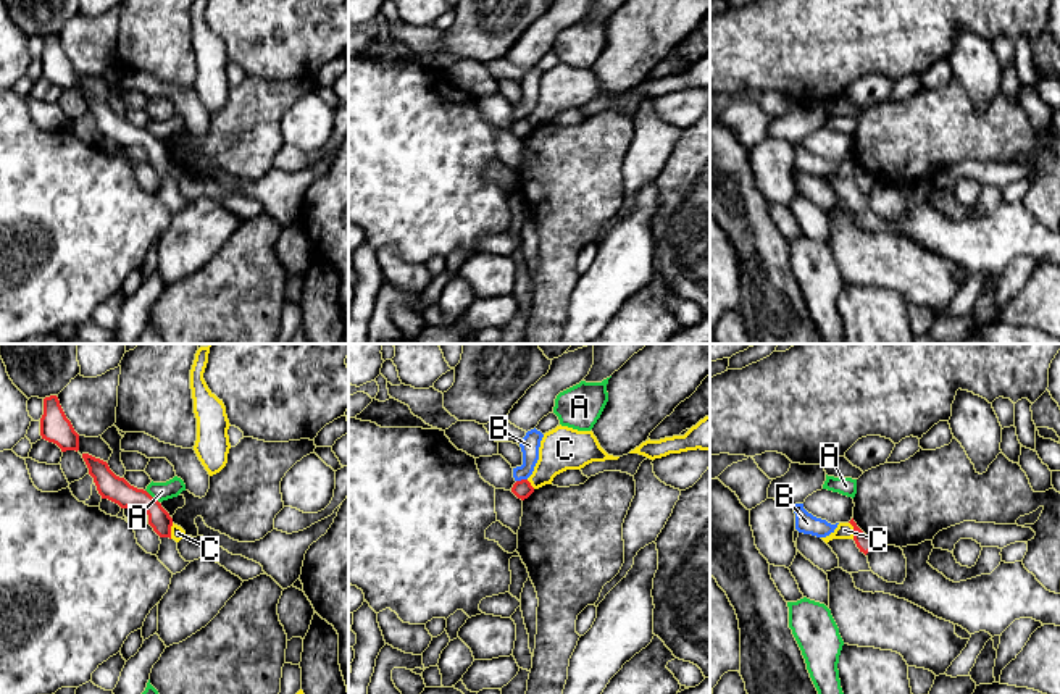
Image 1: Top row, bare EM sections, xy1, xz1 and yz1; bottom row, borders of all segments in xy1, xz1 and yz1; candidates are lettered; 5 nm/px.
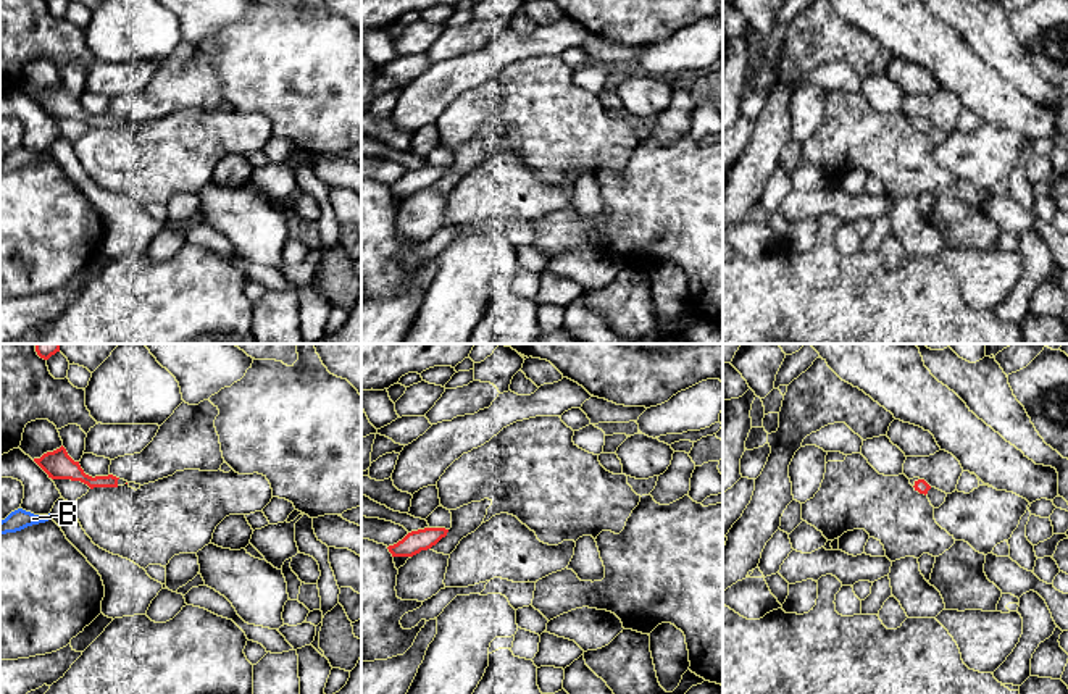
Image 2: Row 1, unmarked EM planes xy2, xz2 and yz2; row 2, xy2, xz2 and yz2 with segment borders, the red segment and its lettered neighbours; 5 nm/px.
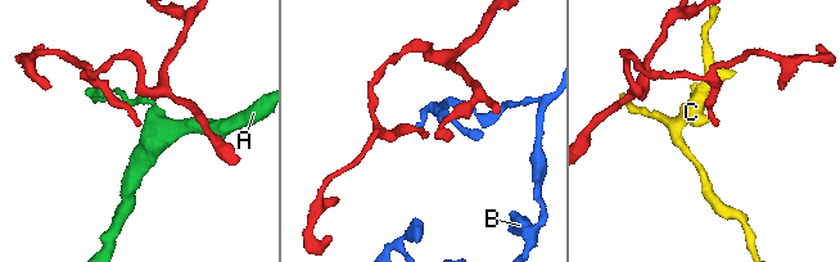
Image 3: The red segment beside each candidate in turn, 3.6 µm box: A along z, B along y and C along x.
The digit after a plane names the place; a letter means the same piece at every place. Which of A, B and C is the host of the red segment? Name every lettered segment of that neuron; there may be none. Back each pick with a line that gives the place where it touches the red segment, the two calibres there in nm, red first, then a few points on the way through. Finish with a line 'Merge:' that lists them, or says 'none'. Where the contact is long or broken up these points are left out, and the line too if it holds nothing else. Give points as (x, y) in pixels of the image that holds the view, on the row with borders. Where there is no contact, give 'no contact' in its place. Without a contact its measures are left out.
Merge: none

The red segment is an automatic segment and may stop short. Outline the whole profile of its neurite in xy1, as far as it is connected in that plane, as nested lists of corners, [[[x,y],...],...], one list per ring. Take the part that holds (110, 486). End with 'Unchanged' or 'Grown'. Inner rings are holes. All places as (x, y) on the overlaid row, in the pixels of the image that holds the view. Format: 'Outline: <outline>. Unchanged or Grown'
Outline: [[[82,454],[102,499],[118,504],[121,508],[140,507],[148,515],[148,525],[160,537],[171,539],[173,518],[147,491],[131,486],[124,478],[116,476],[106,462]]]. Unchanged

